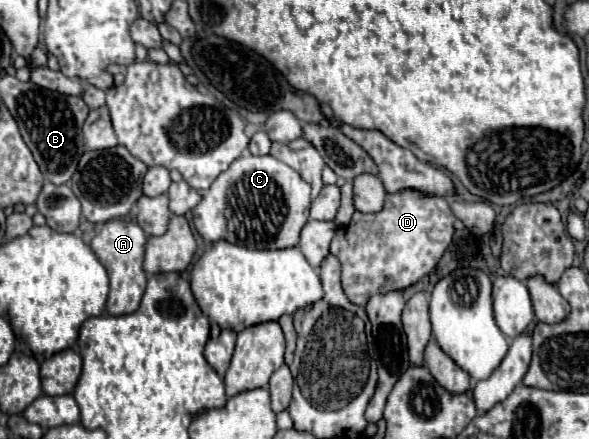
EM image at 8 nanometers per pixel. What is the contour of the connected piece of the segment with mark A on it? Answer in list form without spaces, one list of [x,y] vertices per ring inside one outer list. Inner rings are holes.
[[[128,220],[106,222],[102,226],[100,234],[92,240],[90,246],[110,276],[110,294],[108,294],[108,302],[106,302],[108,314],[132,314],[138,310],[142,294],[146,290],[146,274],[142,270],[146,240],[148,238],[146,238],[144,230],[136,222],[128,222]]]

